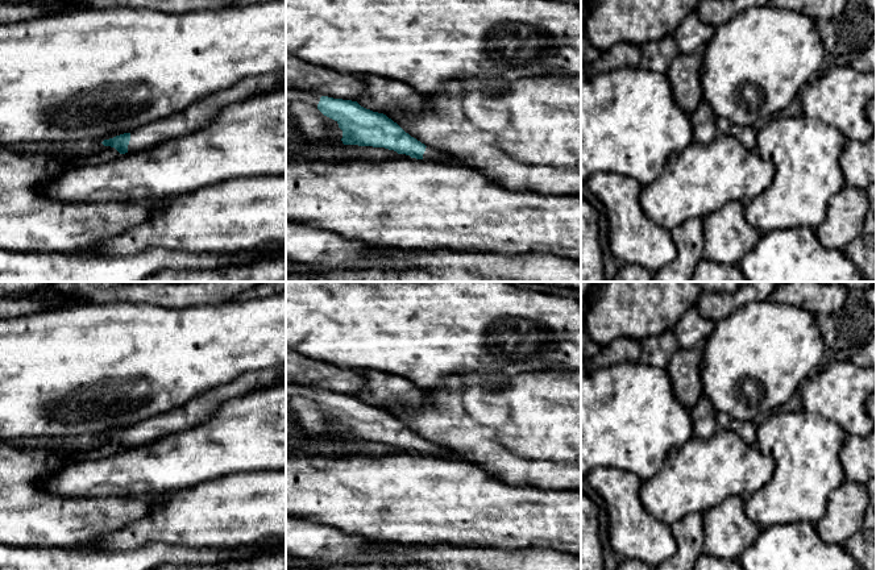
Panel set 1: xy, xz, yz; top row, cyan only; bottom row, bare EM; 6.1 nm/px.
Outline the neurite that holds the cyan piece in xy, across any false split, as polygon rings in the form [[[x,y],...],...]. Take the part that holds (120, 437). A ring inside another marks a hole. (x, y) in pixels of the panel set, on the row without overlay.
[[[286,366],[248,371],[229,383],[220,384],[194,398],[187,405],[146,419],[130,428],[104,434],[101,438],[104,441],[115,442],[120,449],[125,449],[128,446],[148,444],[159,437],[194,428],[217,412],[224,403],[244,398],[254,390],[277,384],[285,371]]]

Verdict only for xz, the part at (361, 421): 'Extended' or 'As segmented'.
Extended

